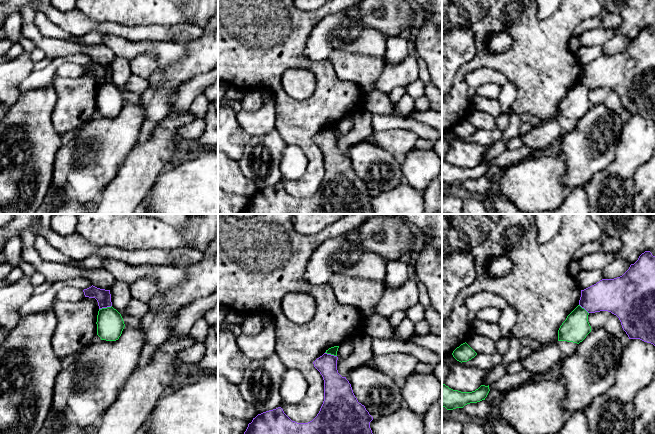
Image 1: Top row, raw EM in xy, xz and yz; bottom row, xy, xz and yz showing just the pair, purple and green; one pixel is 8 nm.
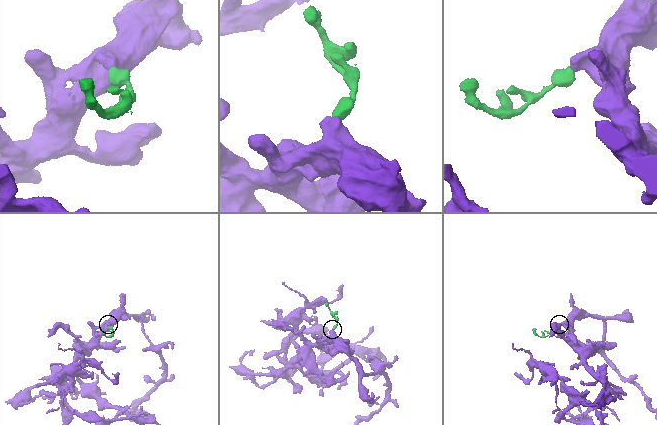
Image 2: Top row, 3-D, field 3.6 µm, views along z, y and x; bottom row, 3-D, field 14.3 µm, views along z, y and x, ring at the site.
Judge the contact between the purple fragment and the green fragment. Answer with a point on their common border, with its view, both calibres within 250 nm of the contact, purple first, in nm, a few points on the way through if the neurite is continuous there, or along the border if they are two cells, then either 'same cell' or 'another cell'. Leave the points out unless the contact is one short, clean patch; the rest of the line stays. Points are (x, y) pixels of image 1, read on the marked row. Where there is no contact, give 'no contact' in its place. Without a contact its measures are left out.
meets purple in xy at (105, 307); 120 nm thick on the purple side, 220 nm on the other; border along xy (111, 305), (99, 309); another cell

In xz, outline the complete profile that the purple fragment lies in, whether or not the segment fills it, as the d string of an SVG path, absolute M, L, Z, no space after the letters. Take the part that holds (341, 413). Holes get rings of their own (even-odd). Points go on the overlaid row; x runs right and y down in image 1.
M324 353L313 364L324 380L324 401L317 416L308 423L292 421L281 407L258 414L244 434L373 434L370 422L373 417L358 402L351 384L337 370L338 357Z

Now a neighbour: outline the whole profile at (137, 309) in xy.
M131 299L122 314L127 314L141 320L149 310L150 308L147 303L138 301L136 299Z

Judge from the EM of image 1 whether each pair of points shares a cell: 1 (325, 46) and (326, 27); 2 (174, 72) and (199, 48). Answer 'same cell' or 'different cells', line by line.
1: same cell
2: same cell

